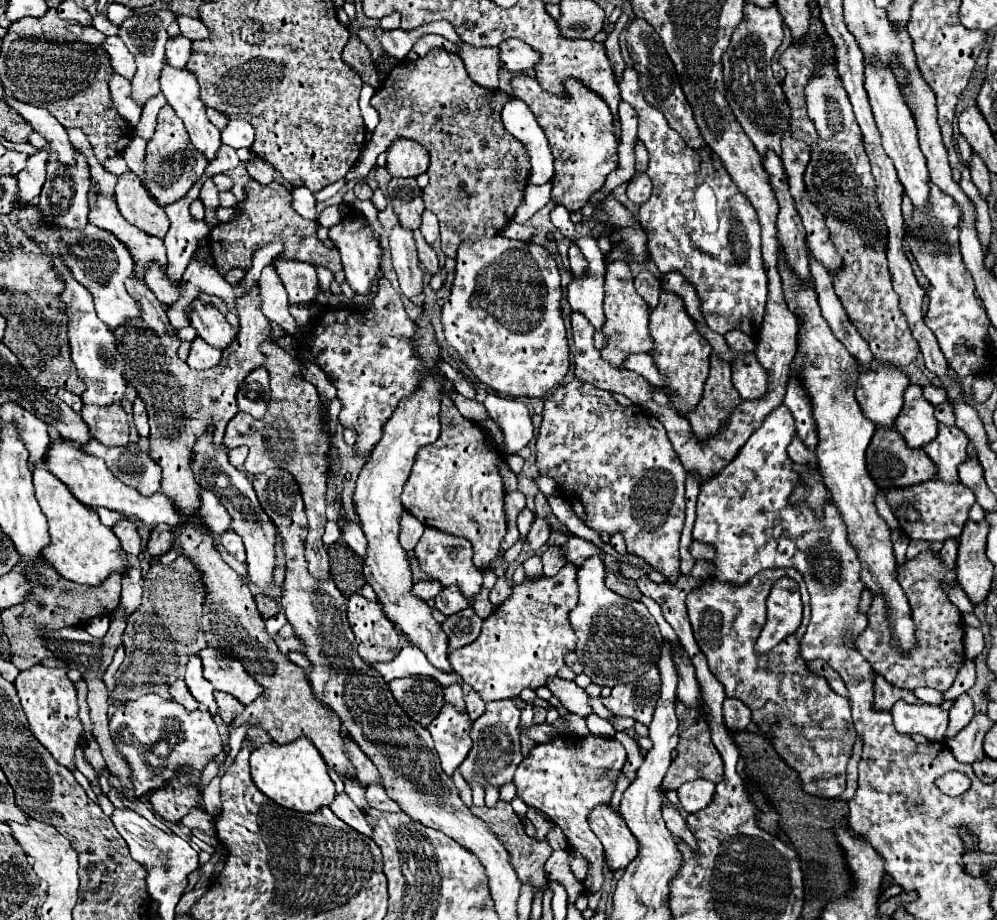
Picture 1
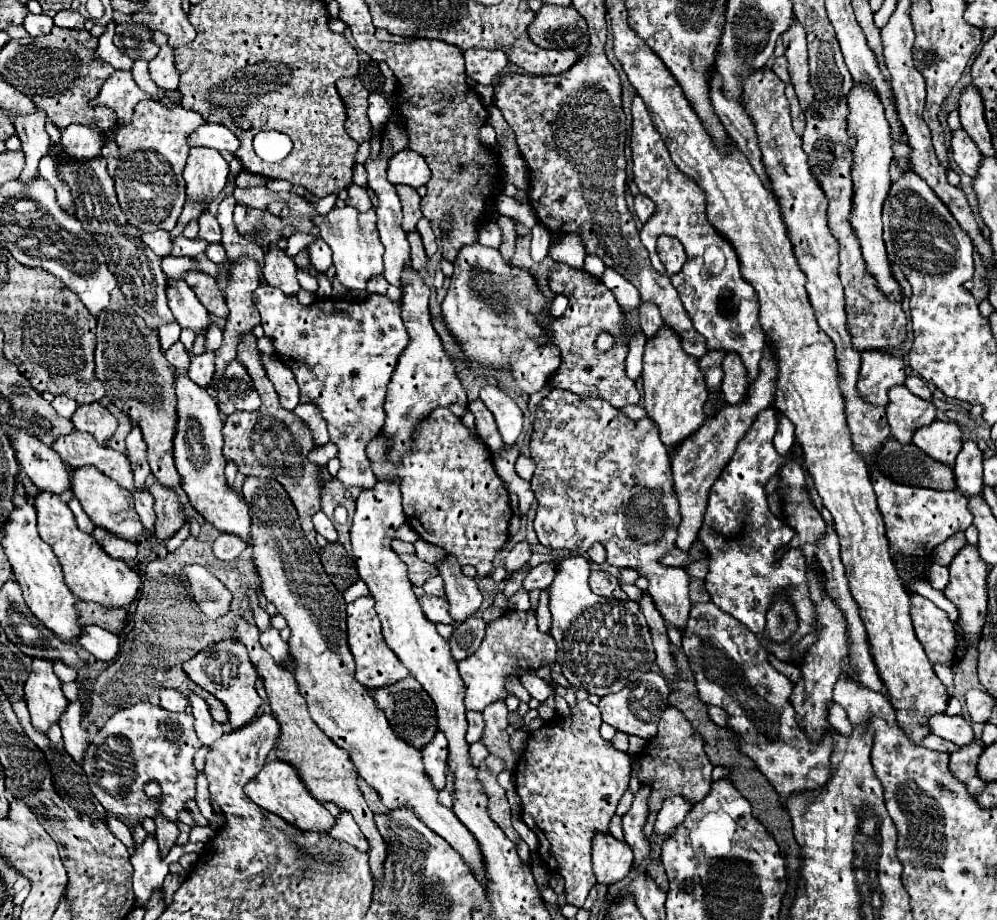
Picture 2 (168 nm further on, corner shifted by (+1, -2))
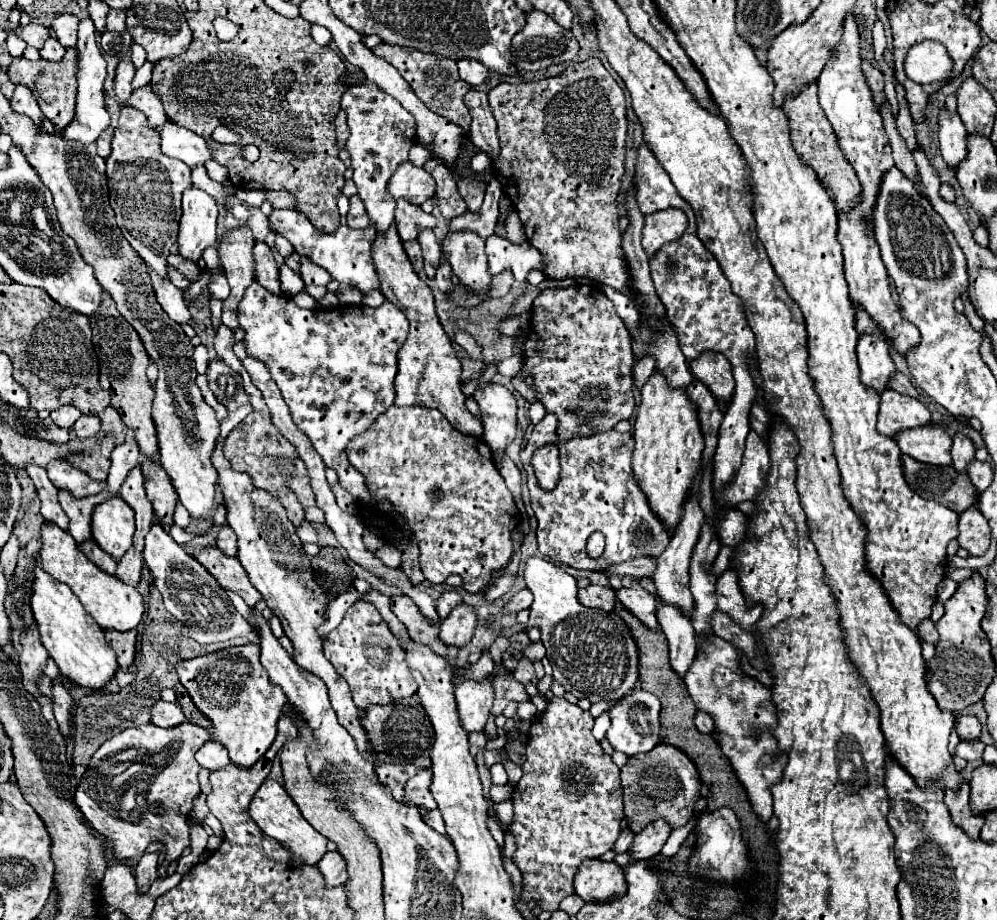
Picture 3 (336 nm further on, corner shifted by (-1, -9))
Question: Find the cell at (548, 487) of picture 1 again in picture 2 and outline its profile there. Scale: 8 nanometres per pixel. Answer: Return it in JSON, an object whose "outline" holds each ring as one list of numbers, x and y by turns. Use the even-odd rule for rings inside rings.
{"outline":[[472,400,468,404,468,410,474,414,474,424,476,424,476,432,478,436,484,440,484,444,488,446,490,452,498,452,502,450,504,442,496,430,496,422,494,422,494,416,492,412,484,406,482,400]]}

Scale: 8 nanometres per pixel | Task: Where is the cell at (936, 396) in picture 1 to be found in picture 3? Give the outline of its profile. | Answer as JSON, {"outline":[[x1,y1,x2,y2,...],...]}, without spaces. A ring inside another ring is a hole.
{"outline":[[896,373,894,381,890,383,890,389,898,391,898,393,902,393,902,395,908,395,908,397,916,397,916,399,920,399,920,391,918,391,918,389,912,385,912,381,910,381,906,375,902,375,902,373]]}

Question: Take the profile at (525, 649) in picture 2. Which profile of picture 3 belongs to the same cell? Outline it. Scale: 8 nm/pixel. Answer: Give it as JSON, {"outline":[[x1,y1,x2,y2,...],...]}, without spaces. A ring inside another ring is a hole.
{"outline":[[492,677,484,679,464,679,456,685,456,703,462,719,462,727,472,731,482,731,492,703,494,703,494,681]]}

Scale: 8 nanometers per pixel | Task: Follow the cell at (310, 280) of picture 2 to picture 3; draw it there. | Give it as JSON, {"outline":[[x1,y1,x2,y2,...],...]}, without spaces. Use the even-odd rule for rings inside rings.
{"outline":[[282,265,282,267,280,267,280,283,282,283,282,291,284,291,288,297,304,291,304,287,306,287,302,275,296,273,296,271,292,271,288,265]]}

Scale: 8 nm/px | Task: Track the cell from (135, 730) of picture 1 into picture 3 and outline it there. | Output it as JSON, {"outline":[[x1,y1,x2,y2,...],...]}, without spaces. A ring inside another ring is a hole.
{"outline":[[190,721,170,729,144,723,116,733,98,747,78,783,76,803,88,823,108,839,116,859,138,859,144,855,150,841,160,839,166,843,166,862,158,873,165,877,170,862,182,855,190,843,188,815,192,801,200,795,200,765,194,755,206,739,208,731],[126,749,134,749,136,757,124,763,116,761,114,755]]}

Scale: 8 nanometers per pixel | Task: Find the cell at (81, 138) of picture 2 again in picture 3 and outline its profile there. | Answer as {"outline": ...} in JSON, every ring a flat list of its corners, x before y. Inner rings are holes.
{"outline":[[82,19,78,27,78,43,80,51,80,63,78,63,78,97,76,97,76,117,74,123,70,123,64,131,62,137,66,141,78,141,82,145,96,143,102,131,110,127,110,115,104,107,104,79,106,79,106,61,96,45,96,27,92,19]]}

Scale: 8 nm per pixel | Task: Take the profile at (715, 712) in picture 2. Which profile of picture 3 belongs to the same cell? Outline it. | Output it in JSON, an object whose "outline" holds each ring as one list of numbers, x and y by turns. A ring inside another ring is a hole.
{"outline":[[698,711,696,713,696,727,702,731,702,733,712,733,714,731,714,721,708,713,704,711]]}

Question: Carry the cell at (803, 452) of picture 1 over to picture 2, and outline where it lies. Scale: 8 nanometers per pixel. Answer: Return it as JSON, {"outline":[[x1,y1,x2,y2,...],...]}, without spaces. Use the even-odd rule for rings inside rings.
{"outline":[[776,412,776,416,778,416,778,428,774,436,774,446,782,456,786,456,794,446,794,424,780,412]]}

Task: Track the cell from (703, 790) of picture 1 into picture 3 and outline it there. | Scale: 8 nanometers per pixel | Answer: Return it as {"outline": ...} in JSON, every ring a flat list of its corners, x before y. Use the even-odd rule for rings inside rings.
{"outline":[[656,819,654,823,646,825,642,833,636,835,634,843,630,845,630,851,632,851,632,857,636,861,648,861,652,859,654,855,660,853,660,849,664,847,666,839,670,837,672,833,672,827,664,821,664,819]]}

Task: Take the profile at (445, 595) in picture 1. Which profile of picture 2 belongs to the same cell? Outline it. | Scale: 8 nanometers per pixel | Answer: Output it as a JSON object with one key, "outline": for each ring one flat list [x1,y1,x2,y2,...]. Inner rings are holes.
{"outline":[[420,596,418,598,420,608,424,612,424,616,432,622,432,624,452,624,452,618,448,614,448,600,446,598,430,598,430,596]]}

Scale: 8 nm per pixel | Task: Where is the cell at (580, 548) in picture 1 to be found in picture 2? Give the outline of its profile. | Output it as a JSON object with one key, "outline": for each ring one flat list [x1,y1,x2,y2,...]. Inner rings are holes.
{"outline":[[550,560,550,562,542,562,542,564,538,564,536,568,532,568,532,570,526,574,526,578,524,578,524,582,522,582,522,588,524,588,526,592,548,588,548,584,552,582,552,576,554,576,554,564,556,564,556,560]]}

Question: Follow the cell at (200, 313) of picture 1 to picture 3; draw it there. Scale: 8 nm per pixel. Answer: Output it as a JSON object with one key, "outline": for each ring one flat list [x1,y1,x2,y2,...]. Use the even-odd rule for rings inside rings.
{"outline":[[150,271,152,275,152,285,156,291,156,299,162,305,162,309,168,313,170,319,174,319,180,325,188,325,192,323,192,313,188,309,188,305,184,303,182,291,178,291,168,279,162,281,162,277,158,277,154,271]]}

